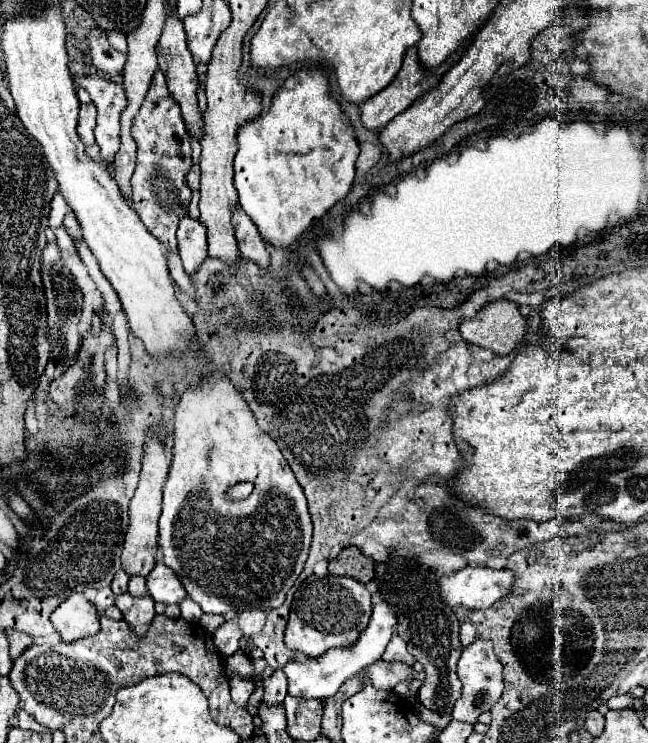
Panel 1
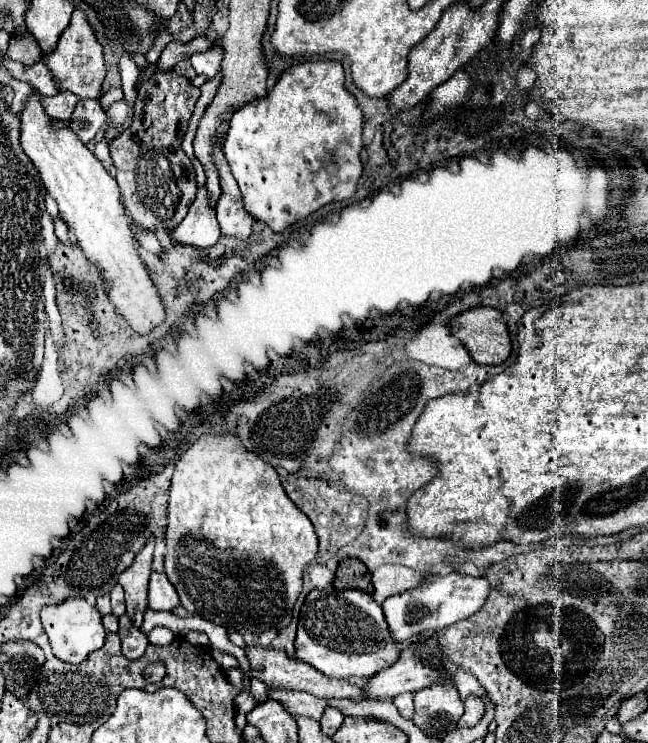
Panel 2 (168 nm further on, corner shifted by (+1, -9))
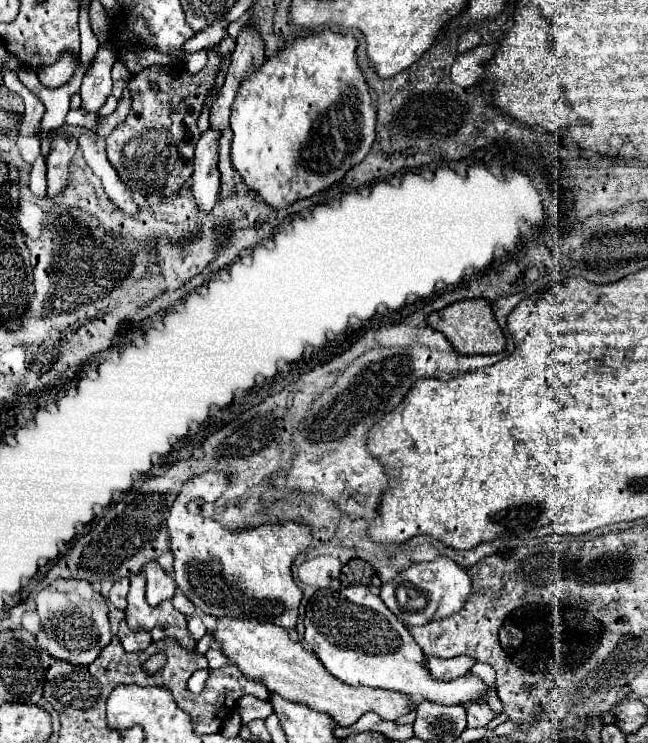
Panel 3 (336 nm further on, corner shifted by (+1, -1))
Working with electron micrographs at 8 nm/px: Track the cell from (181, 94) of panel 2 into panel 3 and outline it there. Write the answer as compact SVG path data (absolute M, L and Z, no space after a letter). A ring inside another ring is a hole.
M217 49L207 51L207 57L207 65L197 75L189 73L183 63L177 67L151 65L137 73L127 85L131 93L131 111L107 137L107 157L117 169L121 181L127 187L137 189L141 195L171 195L183 191L191 183L193 151L201 137L197 119L221 67ZM141 163L143 173L139 173Z

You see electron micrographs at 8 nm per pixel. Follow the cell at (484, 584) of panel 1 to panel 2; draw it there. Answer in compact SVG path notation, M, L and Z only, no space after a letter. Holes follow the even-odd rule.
M453 571L445 577L431 575L419 587L393 595L393 597L387 597L381 603L381 607L383 607L385 621L389 625L393 639L397 643L401 643L417 633L437 631L437 629L449 627L457 621L469 619L485 605L485 599L489 597L489 587L491 585L485 577L469 577L469 575L461 575L457 571Z

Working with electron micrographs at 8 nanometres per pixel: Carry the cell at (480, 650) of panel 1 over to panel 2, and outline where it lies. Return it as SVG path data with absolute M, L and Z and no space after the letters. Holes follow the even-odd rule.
M477 695L467 697L465 699L465 713L459 719L459 727L473 727L473 725L477 725L481 721L483 713L485 713L485 701L481 697L477 697Z

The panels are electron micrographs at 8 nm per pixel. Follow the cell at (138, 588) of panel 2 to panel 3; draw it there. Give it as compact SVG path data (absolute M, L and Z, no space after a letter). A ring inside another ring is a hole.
M137 573L137 575L131 577L131 587L129 587L129 593L127 593L127 603L129 605L127 605L125 615L127 615L129 629L133 629L133 631L151 631L153 627L163 627L169 637L173 637L173 639L177 639L181 643L181 647L195 649L195 639L187 631L185 615L175 611L175 607L173 607L170 600L161 602L157 607L147 605L147 601L145 601L145 575L143 573Z

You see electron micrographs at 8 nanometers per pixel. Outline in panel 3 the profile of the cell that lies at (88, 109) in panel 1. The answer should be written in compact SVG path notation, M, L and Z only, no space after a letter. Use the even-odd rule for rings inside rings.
M103 43L89 67L89 71L83 77L81 85L81 99L83 99L83 109L99 113L99 109L105 105L113 81L111 81L111 65L117 61L117 55L109 43Z

